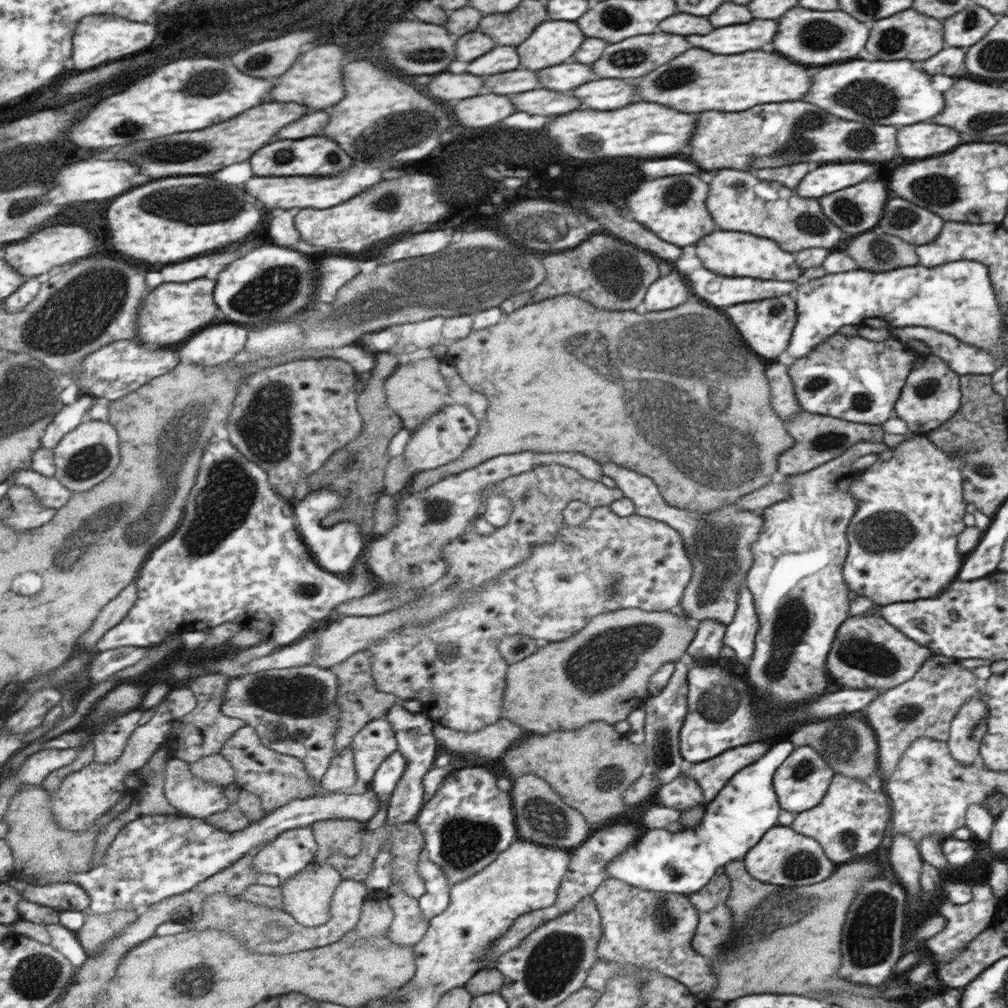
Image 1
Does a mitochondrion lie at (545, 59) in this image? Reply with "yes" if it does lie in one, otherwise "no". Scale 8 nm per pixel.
no

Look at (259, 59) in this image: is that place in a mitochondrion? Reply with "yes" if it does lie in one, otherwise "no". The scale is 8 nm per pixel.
yes

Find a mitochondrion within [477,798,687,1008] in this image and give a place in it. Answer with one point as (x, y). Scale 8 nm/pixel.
(555, 961)

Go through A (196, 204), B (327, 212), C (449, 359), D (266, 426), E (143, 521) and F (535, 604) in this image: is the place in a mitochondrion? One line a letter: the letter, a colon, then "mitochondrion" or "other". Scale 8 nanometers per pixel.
A: mitochondrion
B: other
C: other
D: mitochondrion
E: mitochondrion
F: other

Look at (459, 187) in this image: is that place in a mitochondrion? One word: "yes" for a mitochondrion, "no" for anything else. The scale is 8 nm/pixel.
no

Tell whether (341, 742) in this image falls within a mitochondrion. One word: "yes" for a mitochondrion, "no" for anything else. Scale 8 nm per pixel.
yes

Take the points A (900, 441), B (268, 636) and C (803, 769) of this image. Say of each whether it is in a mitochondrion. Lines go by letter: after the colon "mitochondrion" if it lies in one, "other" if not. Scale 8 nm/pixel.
A: other
B: other
C: mitochondrion

